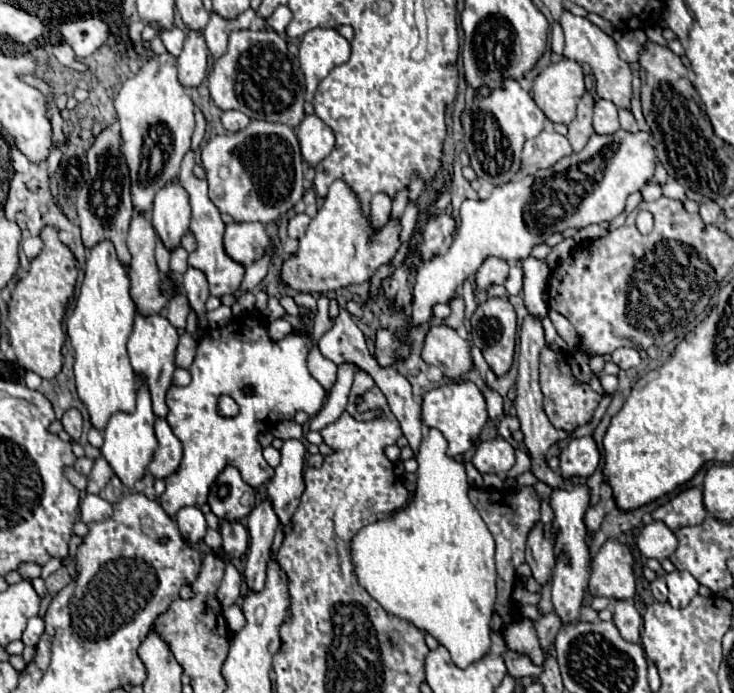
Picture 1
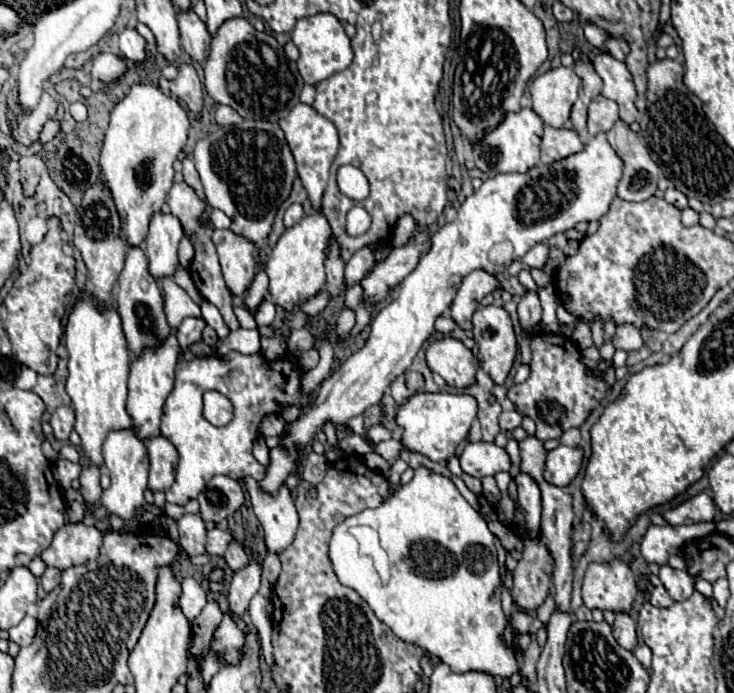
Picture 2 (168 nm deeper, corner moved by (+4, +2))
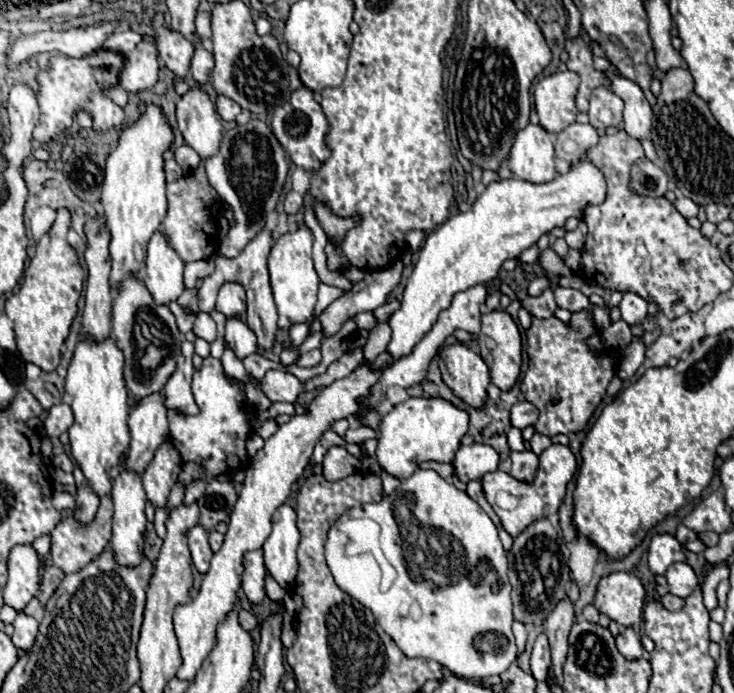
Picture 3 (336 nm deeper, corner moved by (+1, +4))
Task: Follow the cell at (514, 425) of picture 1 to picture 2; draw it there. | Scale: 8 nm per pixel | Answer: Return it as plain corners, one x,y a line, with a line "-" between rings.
503,411
499,417
499,425
503,431
513,431
515,427
519,427
523,421
523,417
517,411

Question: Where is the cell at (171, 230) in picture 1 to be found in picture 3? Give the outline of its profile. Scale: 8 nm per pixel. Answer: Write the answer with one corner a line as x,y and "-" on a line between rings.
156,231
148,243
144,275
144,283
156,303
170,303
180,297
180,293
184,291
182,273
184,261
168,243
166,233

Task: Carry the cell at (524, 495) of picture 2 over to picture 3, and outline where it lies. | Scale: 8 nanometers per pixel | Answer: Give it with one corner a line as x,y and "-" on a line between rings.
524,451
524,453
512,453
512,471
510,475
516,477
518,481
534,481
536,477
536,469
538,469
538,457
532,451

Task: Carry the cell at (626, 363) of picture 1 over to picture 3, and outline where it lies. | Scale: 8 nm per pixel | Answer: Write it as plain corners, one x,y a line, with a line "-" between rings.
624,293
620,311
622,311
622,321
626,321
630,327
640,325
646,319
646,309
648,303
642,297
638,297
636,293

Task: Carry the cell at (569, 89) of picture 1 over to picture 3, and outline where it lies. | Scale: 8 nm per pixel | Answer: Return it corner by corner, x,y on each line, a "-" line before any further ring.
556,71
534,85
534,105
540,117
540,125
548,133
560,133
576,121
574,97
580,85
580,77
574,71

